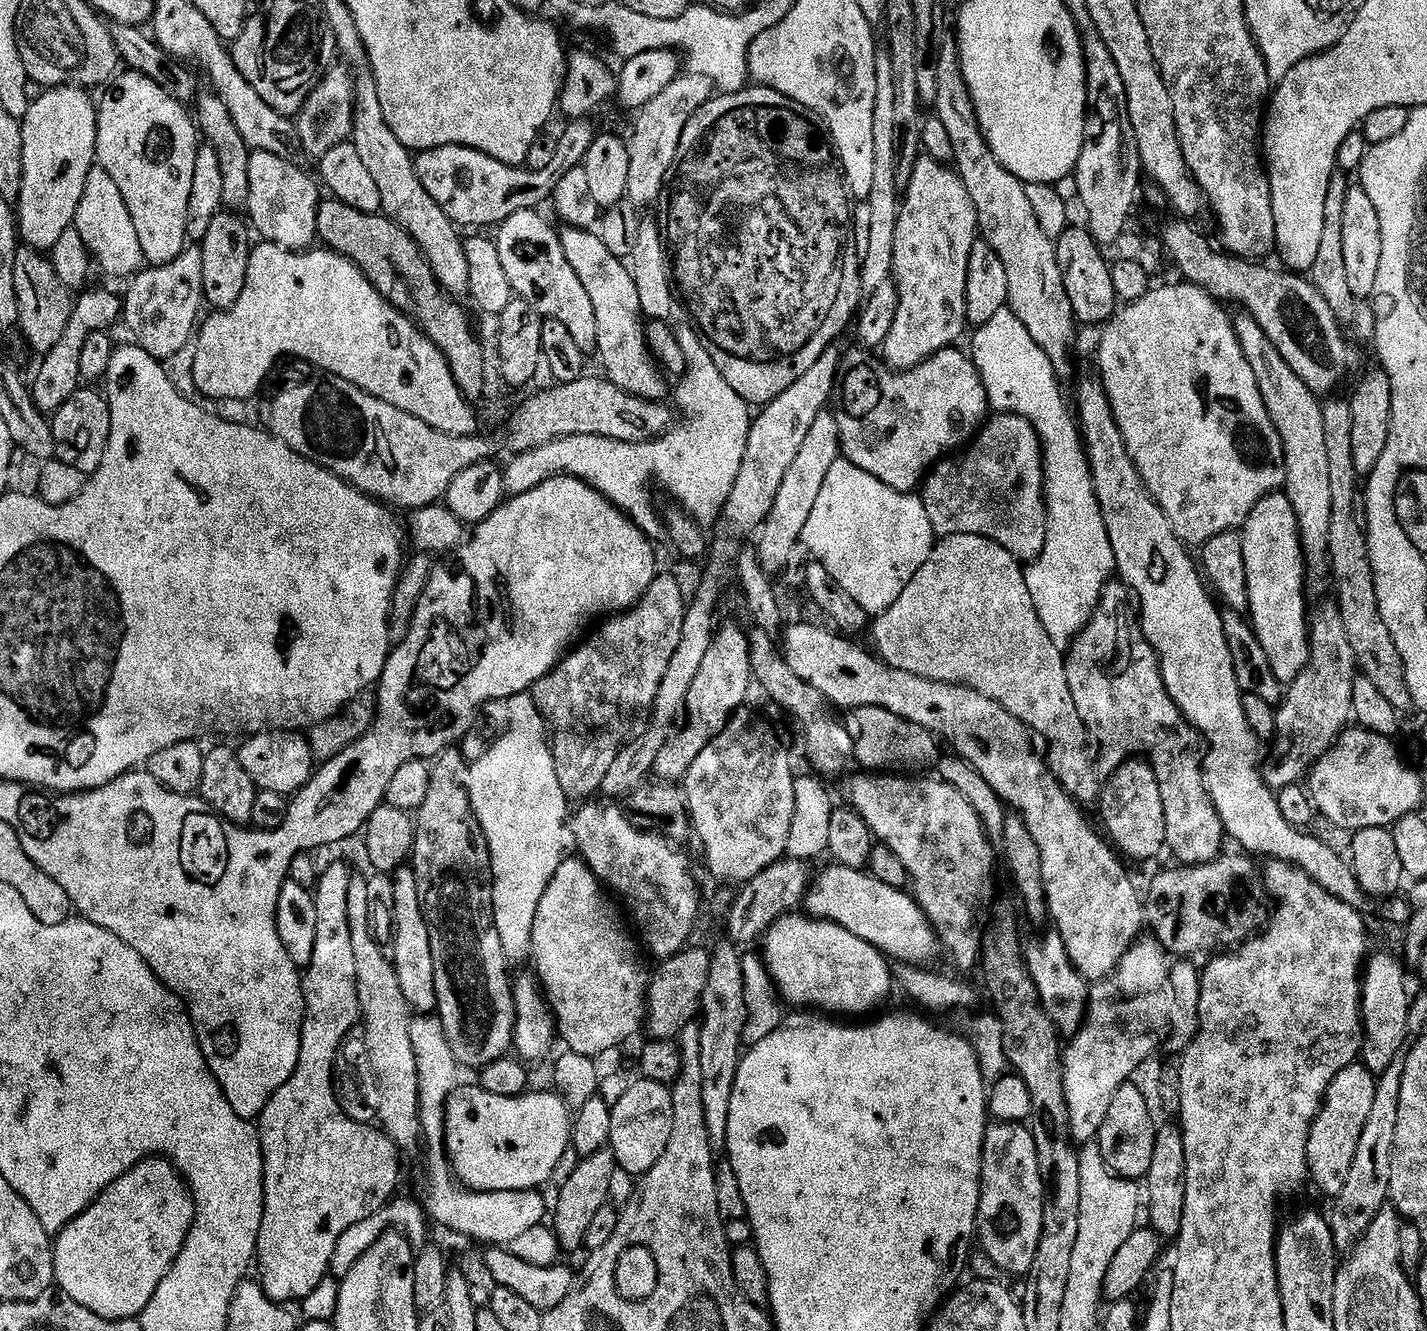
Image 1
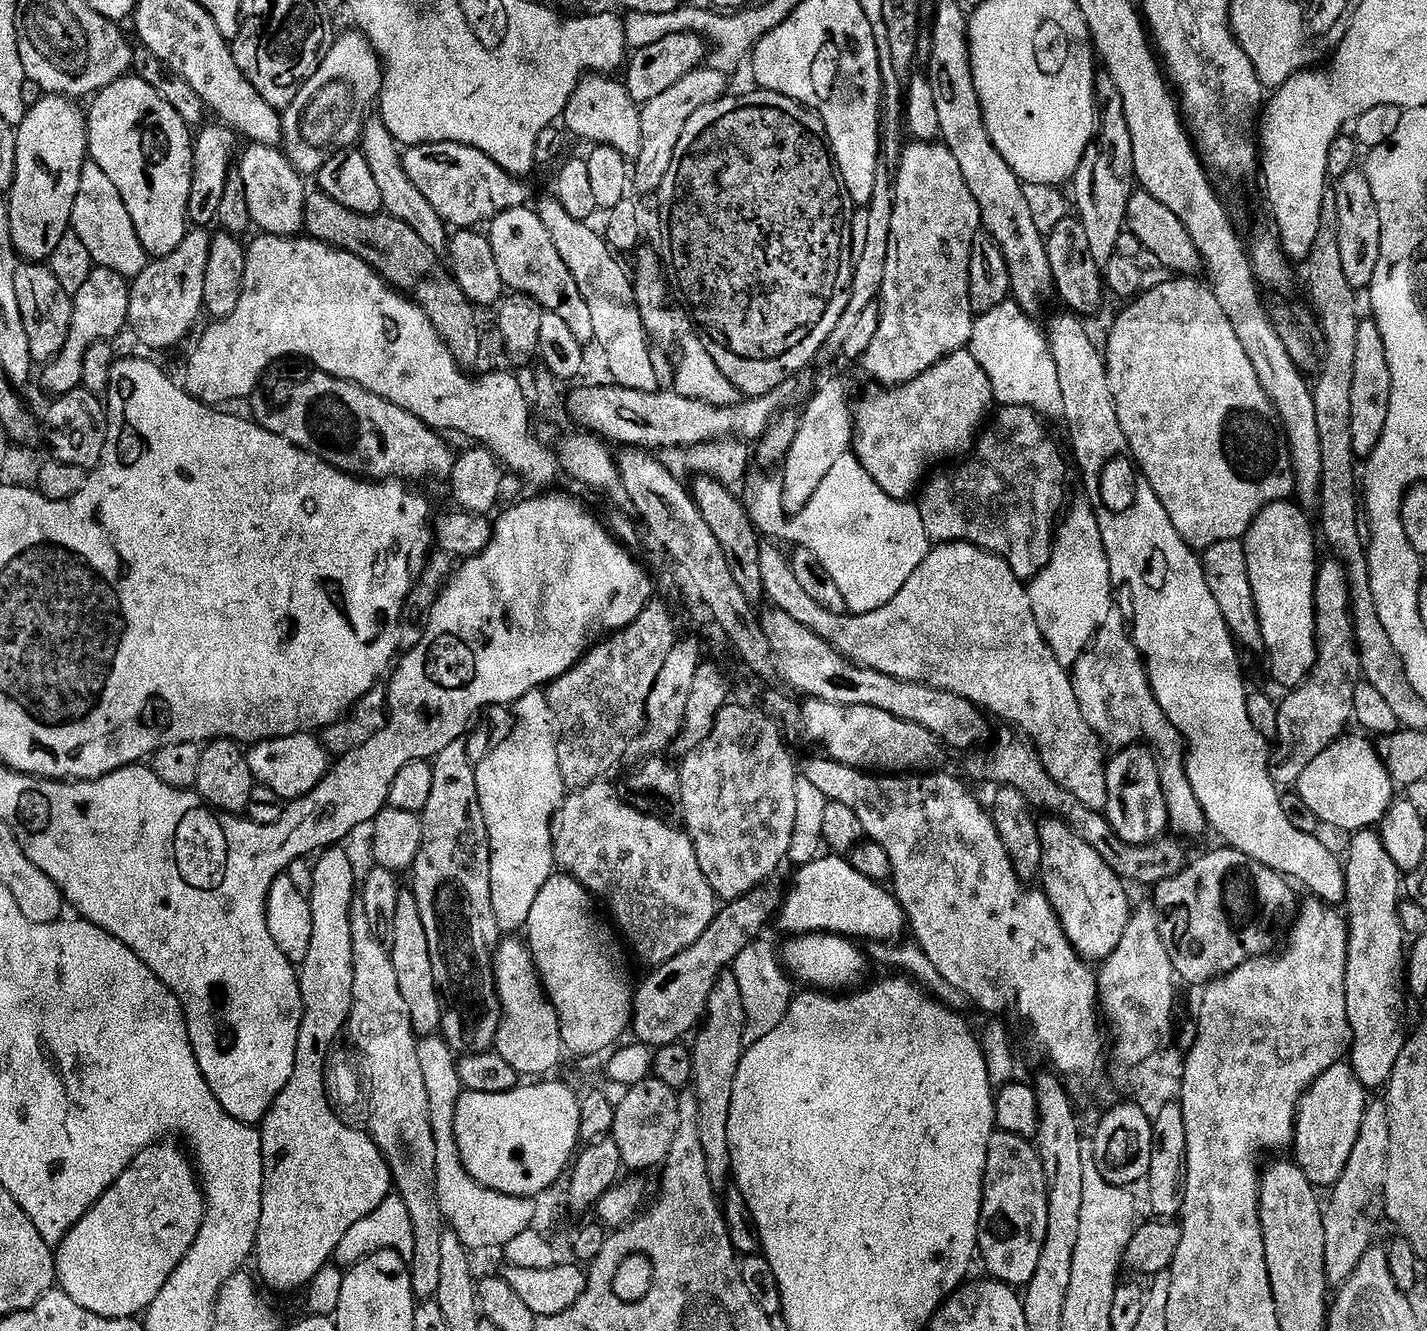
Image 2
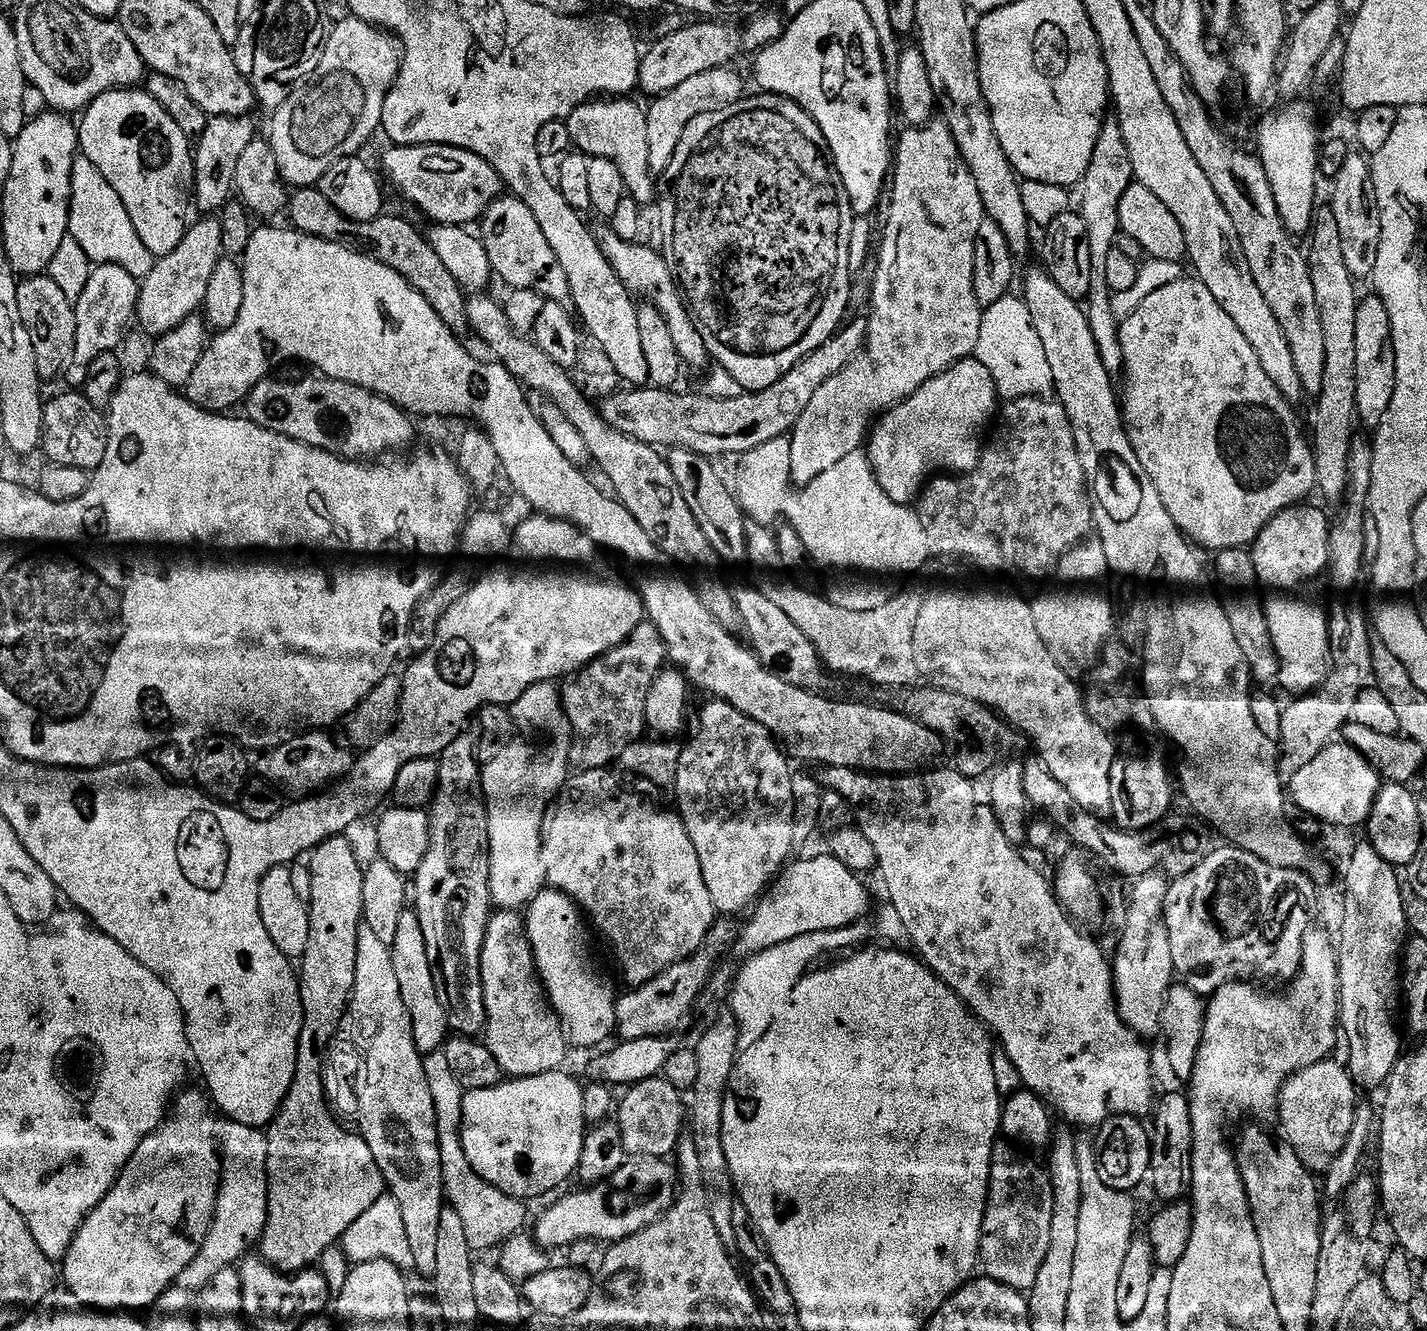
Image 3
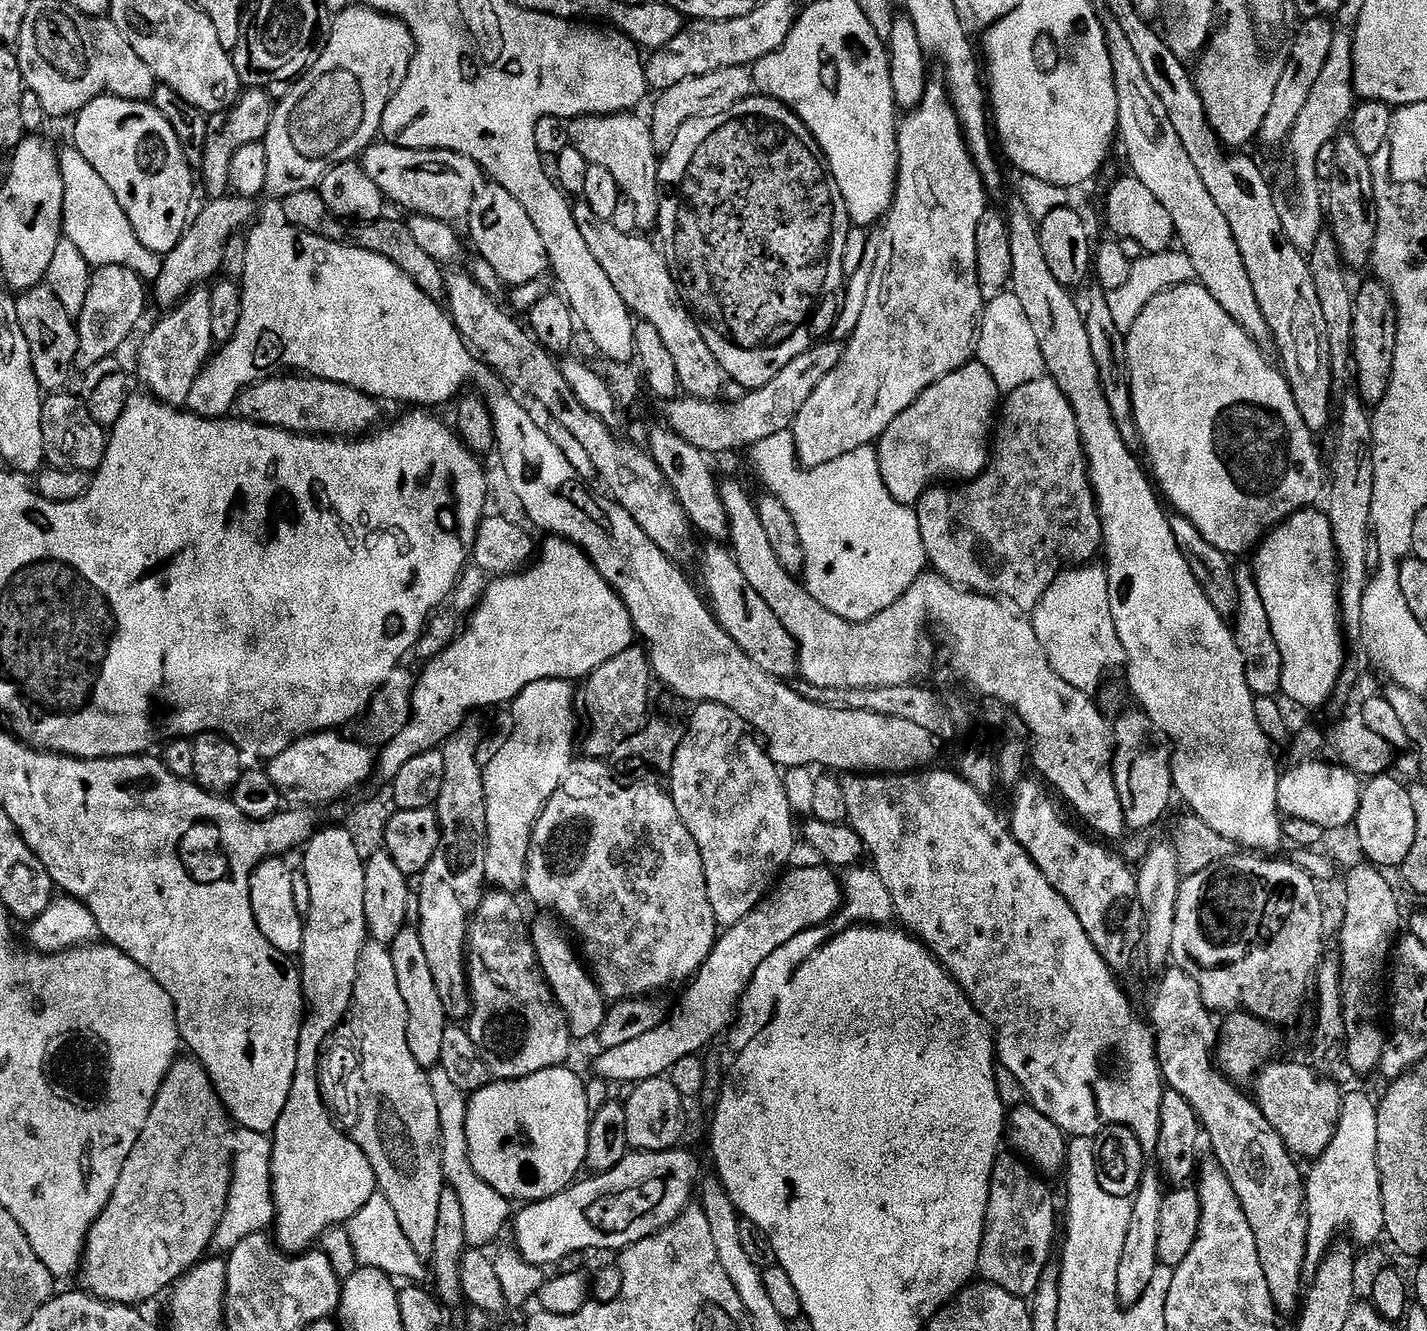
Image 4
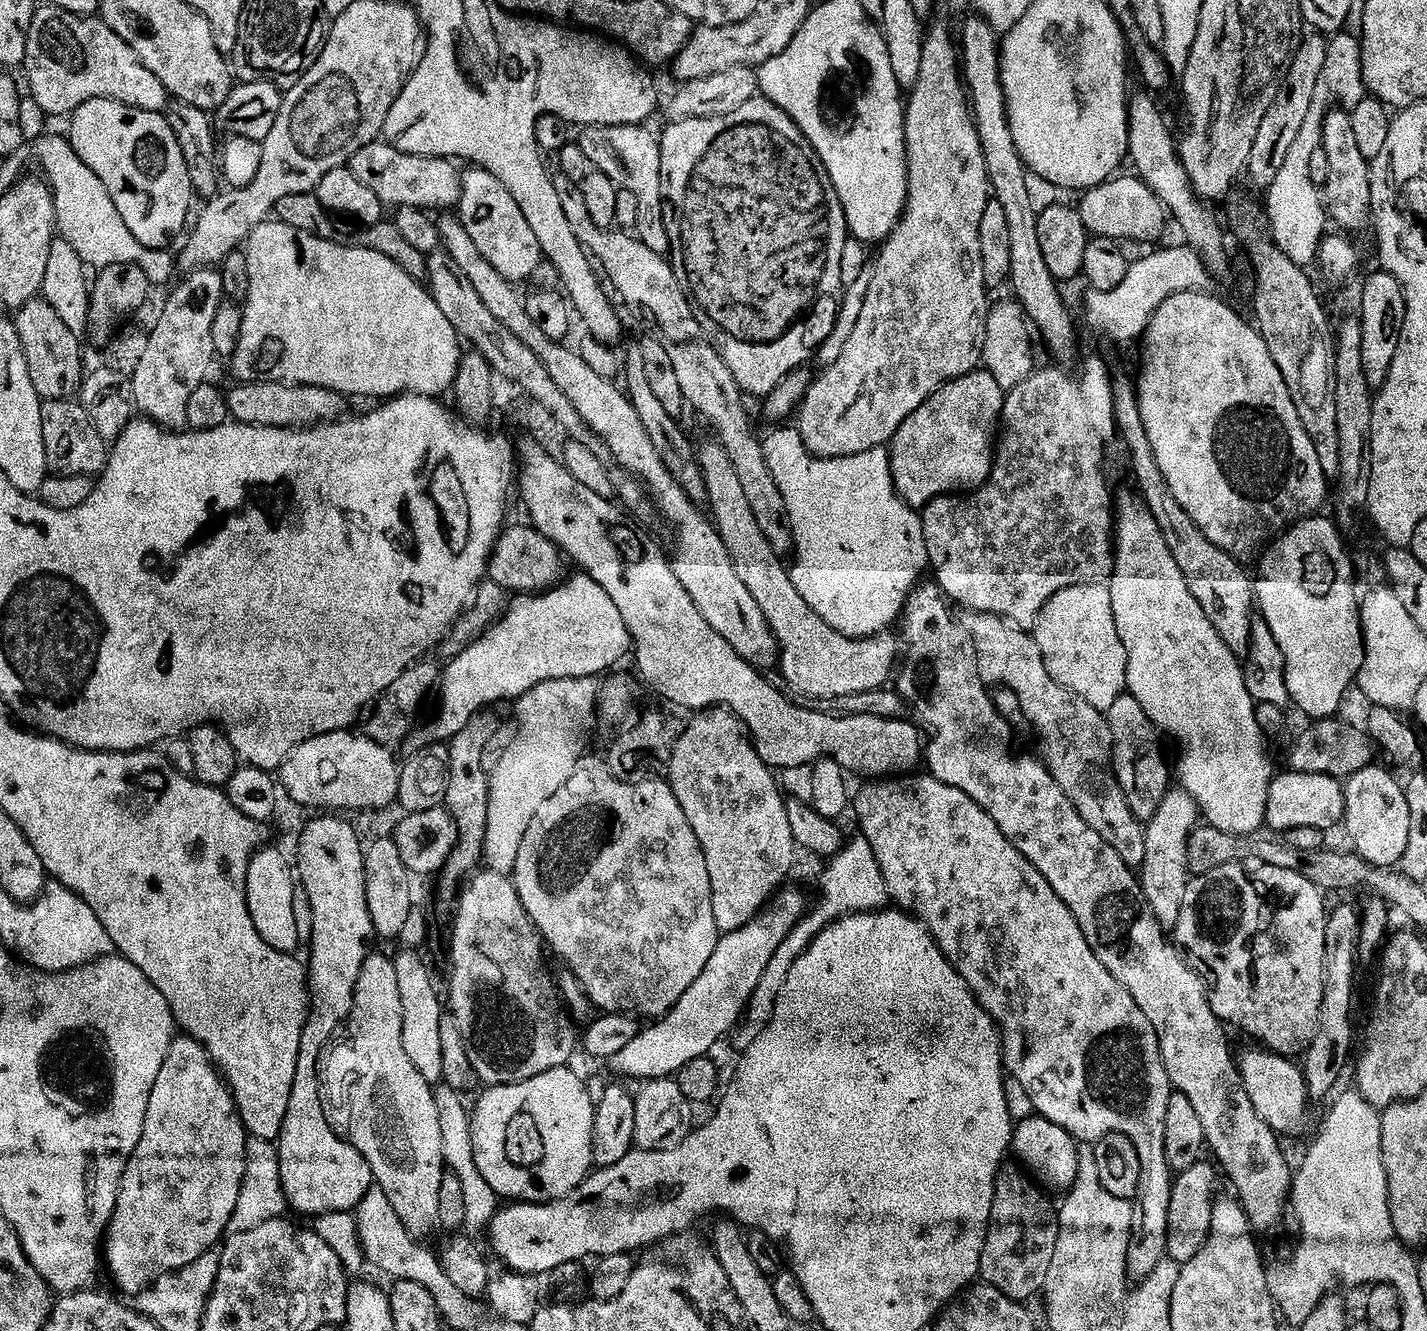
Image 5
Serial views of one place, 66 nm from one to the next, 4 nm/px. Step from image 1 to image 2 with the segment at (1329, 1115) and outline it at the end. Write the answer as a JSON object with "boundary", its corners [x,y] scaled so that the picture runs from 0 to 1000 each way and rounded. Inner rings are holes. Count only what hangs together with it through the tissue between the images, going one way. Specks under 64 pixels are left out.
{"boundary":[[[945,798],[932,801],[932,804],[926,806],[911,826],[908,834],[907,873],[923,893],[933,893],[938,885],[940,885],[946,864],[949,864],[949,858],[952,858],[952,849],[954,849],[954,840],[959,829],[959,821]]]}

